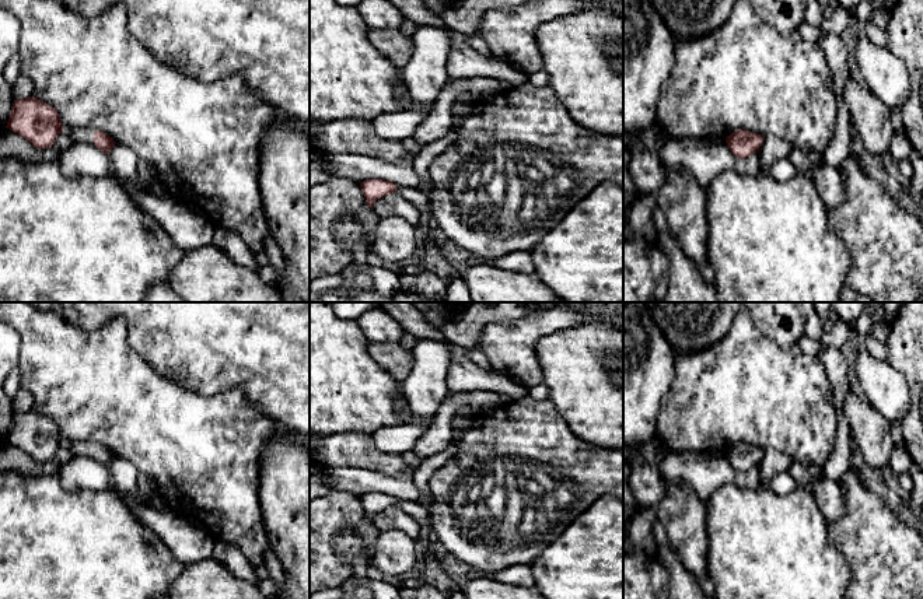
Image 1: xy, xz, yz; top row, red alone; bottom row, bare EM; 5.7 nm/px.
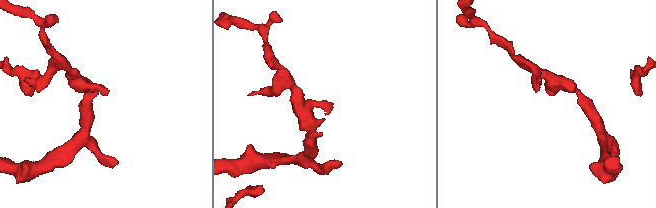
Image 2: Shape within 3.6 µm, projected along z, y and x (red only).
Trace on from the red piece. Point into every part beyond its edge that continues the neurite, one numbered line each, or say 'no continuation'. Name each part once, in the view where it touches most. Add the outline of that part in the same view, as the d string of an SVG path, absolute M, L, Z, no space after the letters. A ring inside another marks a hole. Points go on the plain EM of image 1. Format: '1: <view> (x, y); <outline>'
1: xy (81, 448); M77 441L69 444L74 456L87 456L87 458L94 458L94 445L95 442L92 441Z

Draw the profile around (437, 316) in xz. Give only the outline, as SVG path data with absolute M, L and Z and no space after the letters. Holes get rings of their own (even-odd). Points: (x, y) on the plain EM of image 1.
M443 305L437 309L424 312L424 316L431 325L441 329L441 326L444 325L444 322L450 318L452 312L454 311L448 305Z

